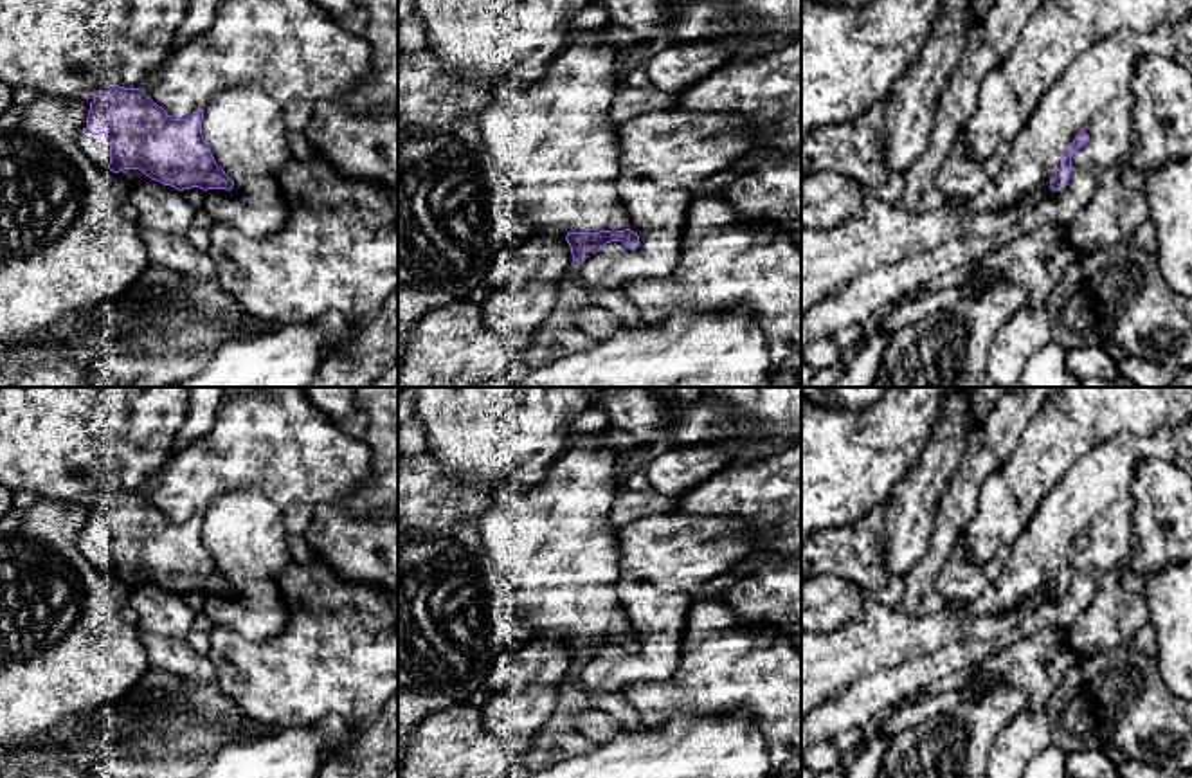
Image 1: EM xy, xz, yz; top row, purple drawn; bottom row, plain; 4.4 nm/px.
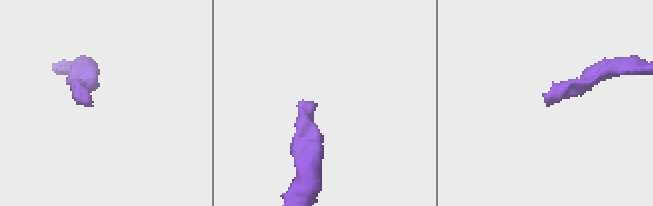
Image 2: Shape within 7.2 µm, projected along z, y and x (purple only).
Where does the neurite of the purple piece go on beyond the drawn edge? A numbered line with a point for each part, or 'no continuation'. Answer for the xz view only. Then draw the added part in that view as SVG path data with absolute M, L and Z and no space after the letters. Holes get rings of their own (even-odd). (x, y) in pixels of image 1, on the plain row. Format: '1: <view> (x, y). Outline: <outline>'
1: xz (553, 544). Outline: M605 430L578 436L538 483L528 488L501 486L488 493L490 508L479 517L479 535L531 636L627 632L618 589L621 542L609 520L619 492L614 470L623 454Z

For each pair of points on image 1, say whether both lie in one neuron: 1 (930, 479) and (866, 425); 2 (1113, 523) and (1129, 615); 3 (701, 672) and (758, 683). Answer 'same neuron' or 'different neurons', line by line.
1: different neurons
2: different neurons
3: same neuron

